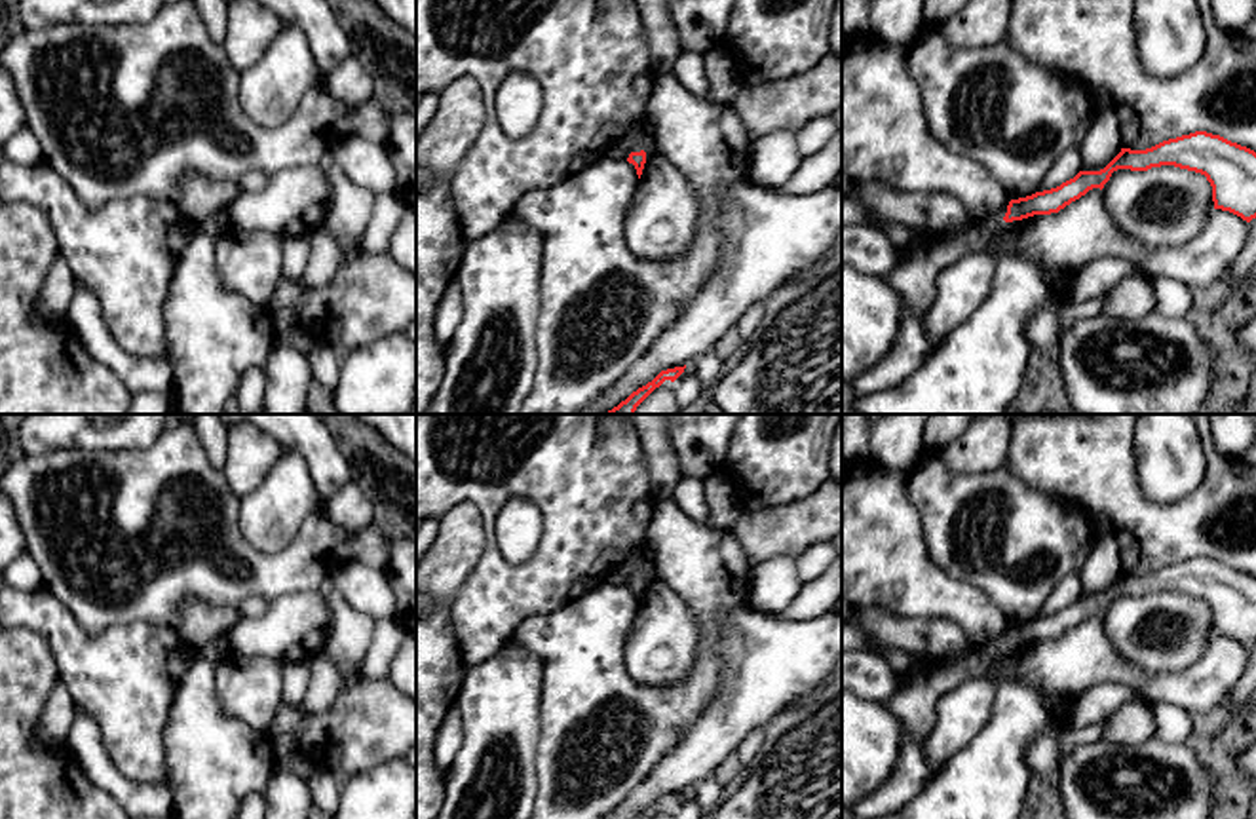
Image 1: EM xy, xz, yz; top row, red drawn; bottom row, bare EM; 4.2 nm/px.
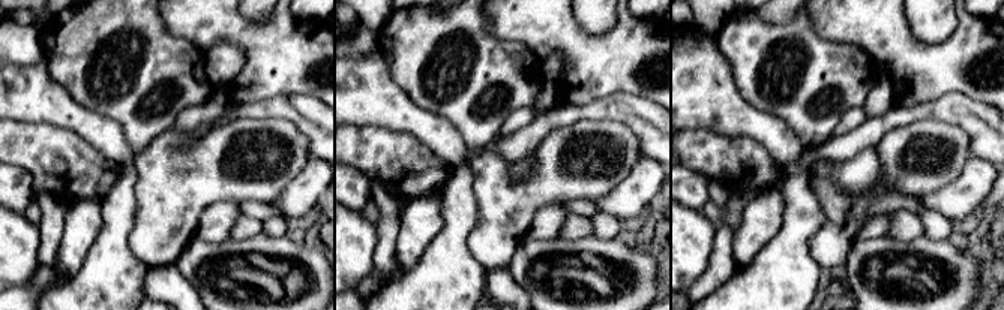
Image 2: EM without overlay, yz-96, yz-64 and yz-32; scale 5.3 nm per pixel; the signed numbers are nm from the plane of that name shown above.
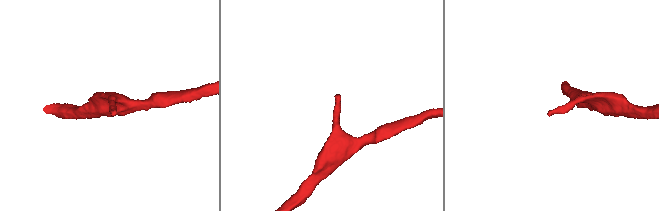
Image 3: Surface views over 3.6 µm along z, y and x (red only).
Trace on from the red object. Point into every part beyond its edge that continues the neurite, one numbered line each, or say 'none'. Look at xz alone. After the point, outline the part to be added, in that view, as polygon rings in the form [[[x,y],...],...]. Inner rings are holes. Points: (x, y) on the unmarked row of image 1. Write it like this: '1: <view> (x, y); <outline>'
none

